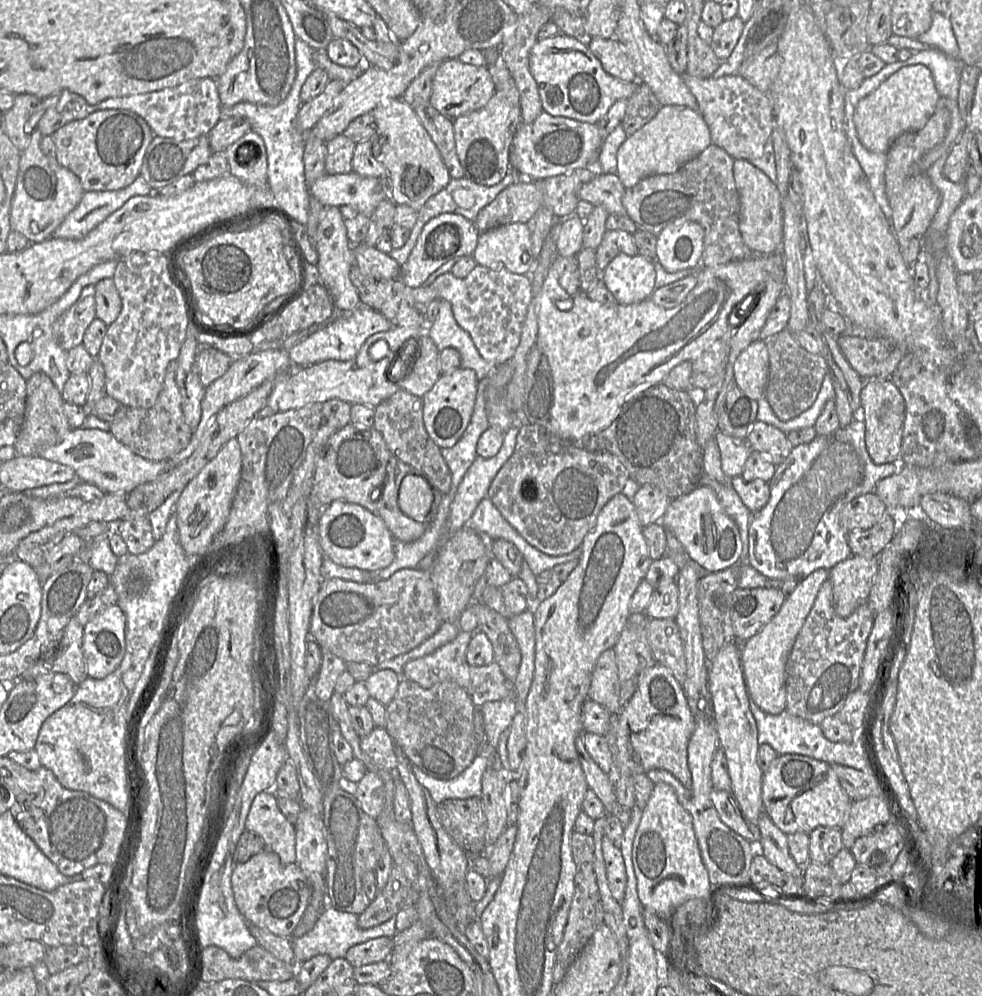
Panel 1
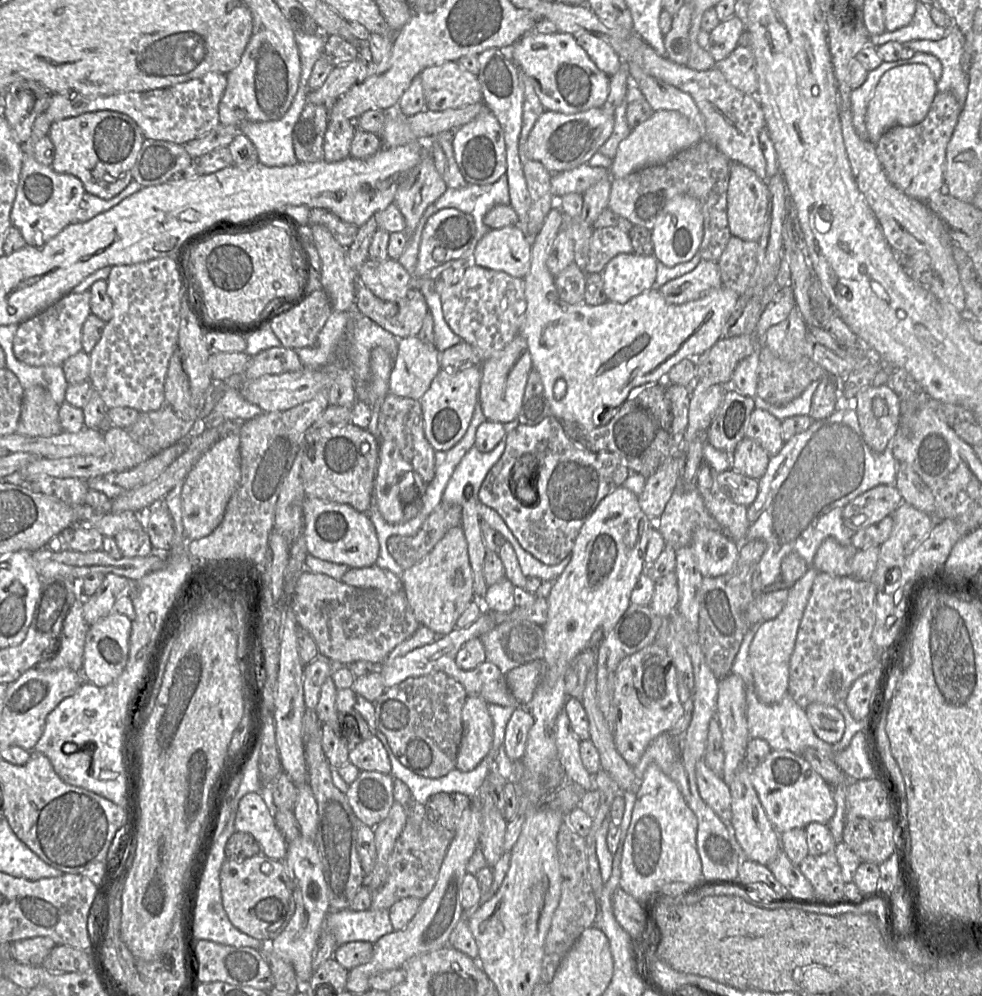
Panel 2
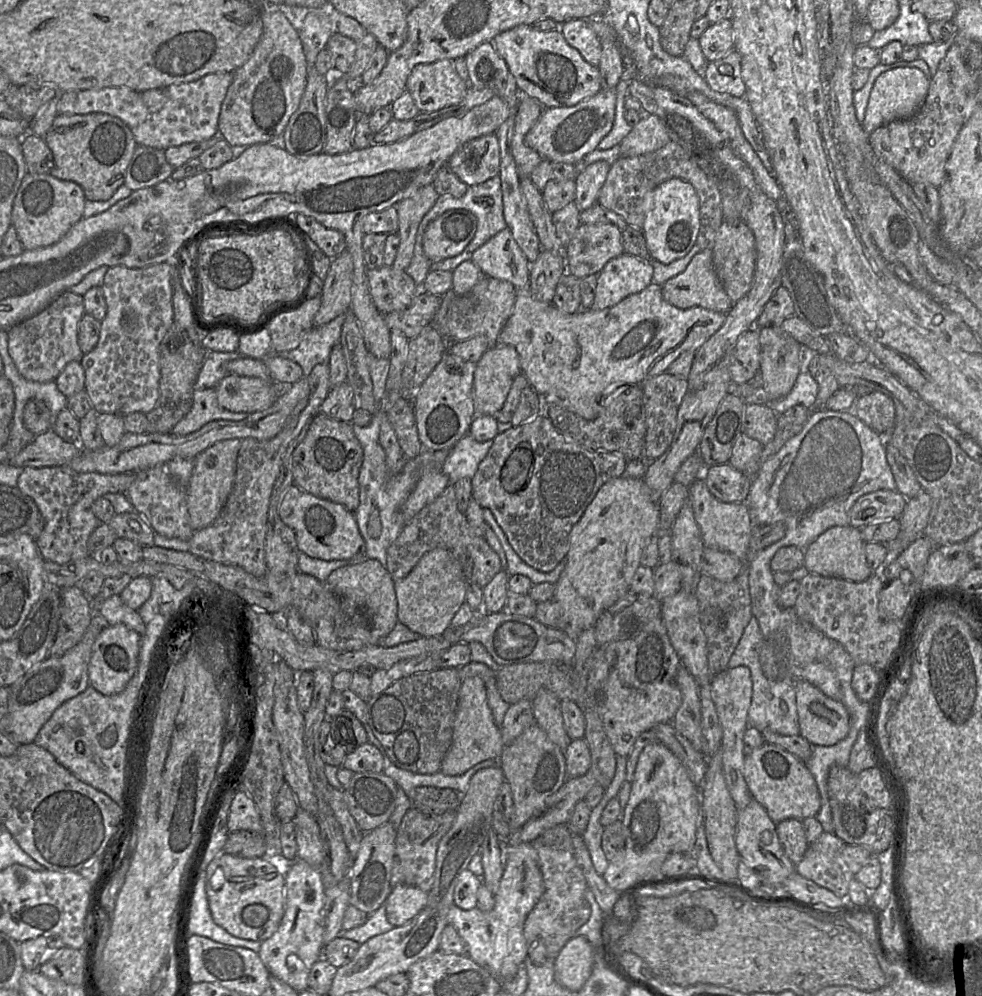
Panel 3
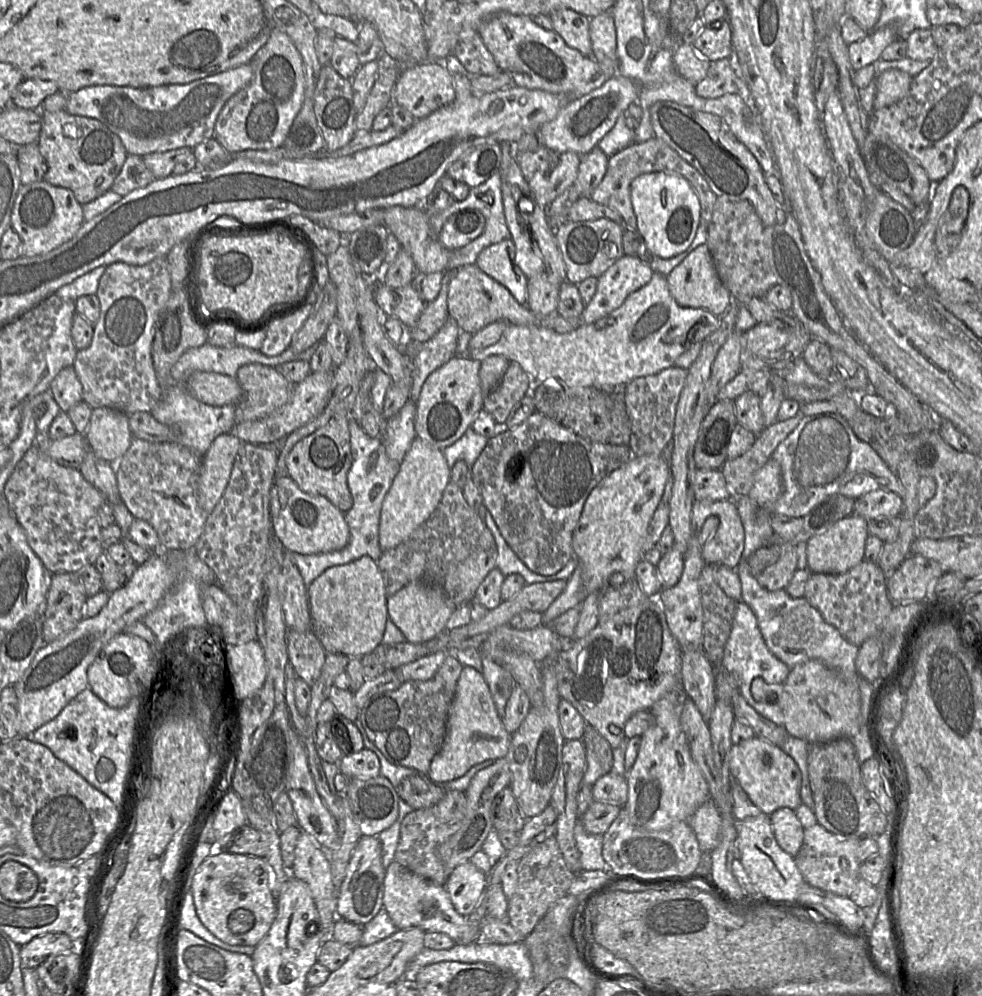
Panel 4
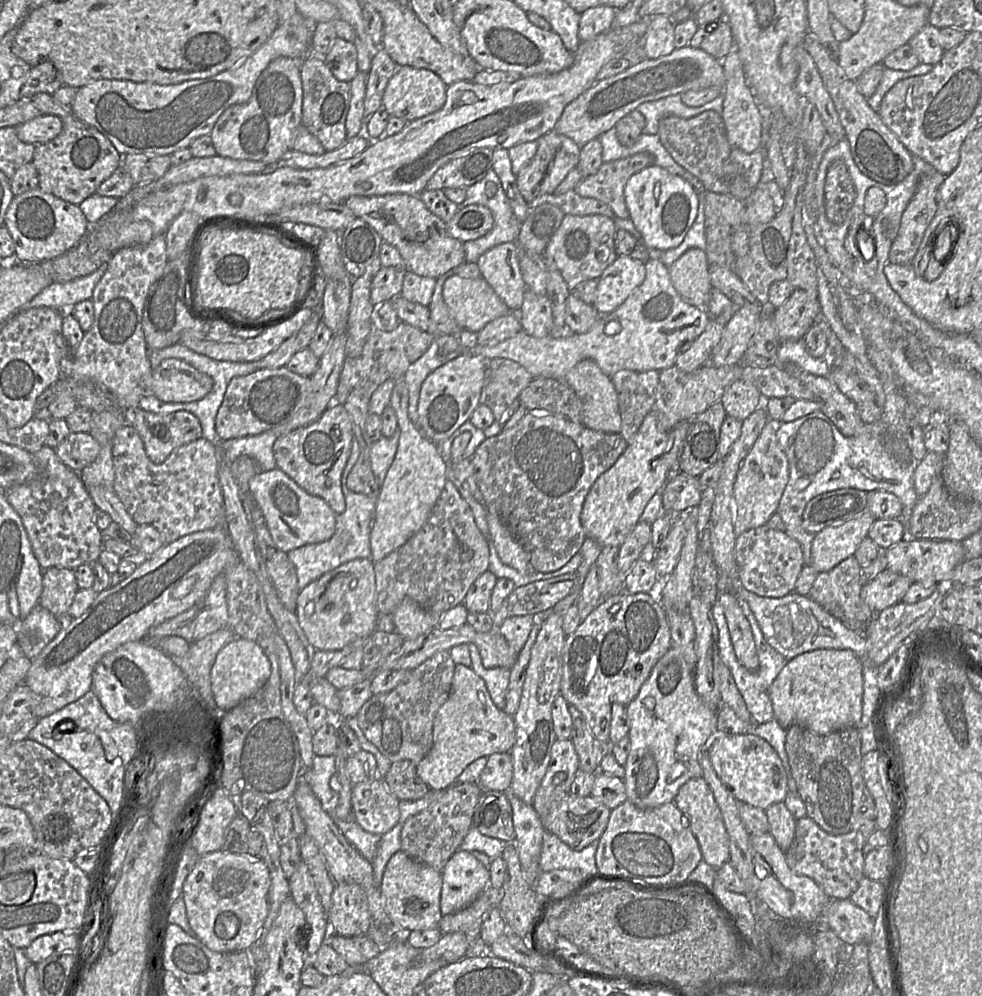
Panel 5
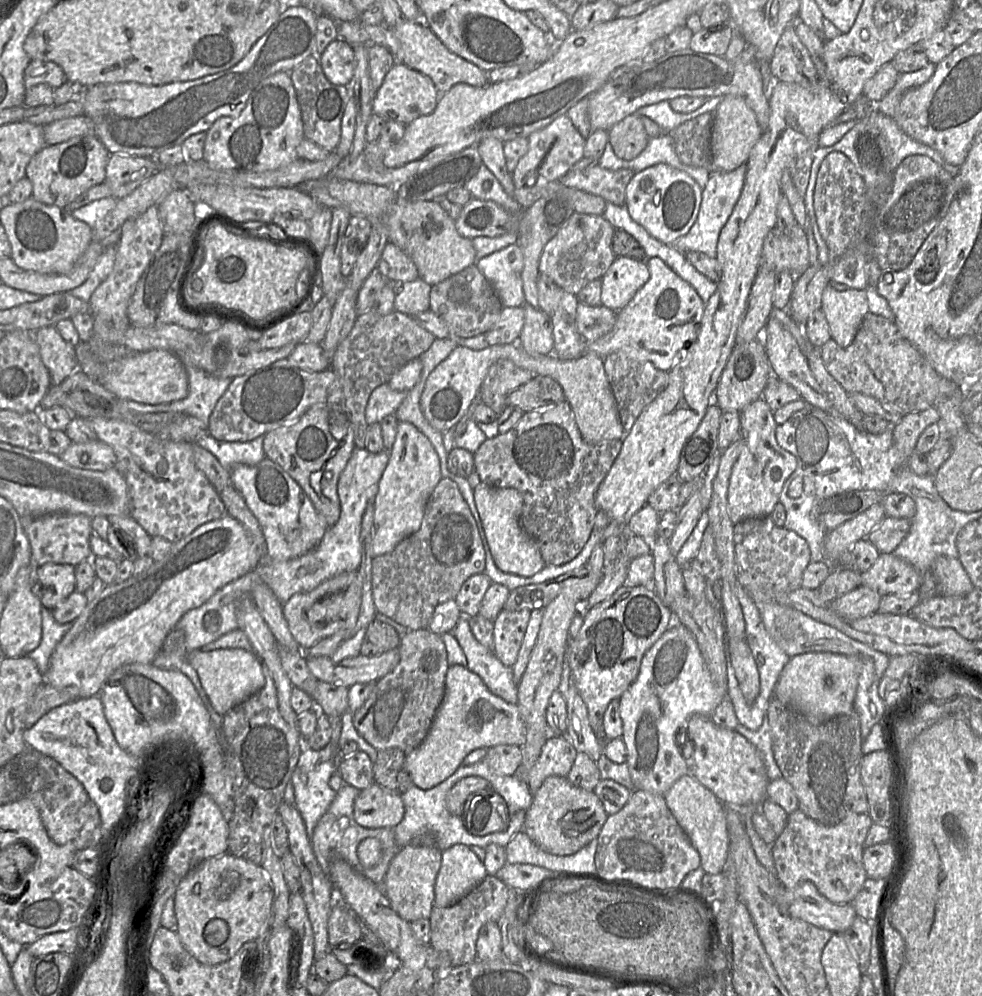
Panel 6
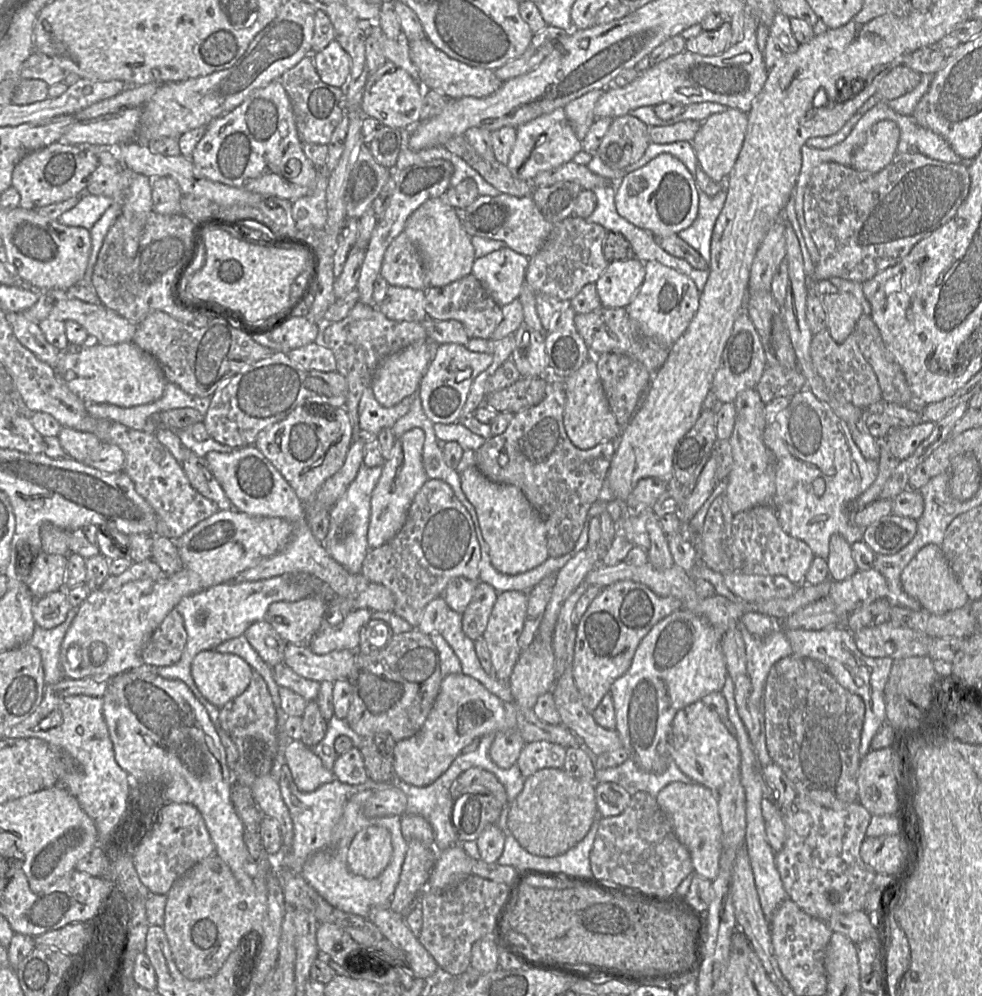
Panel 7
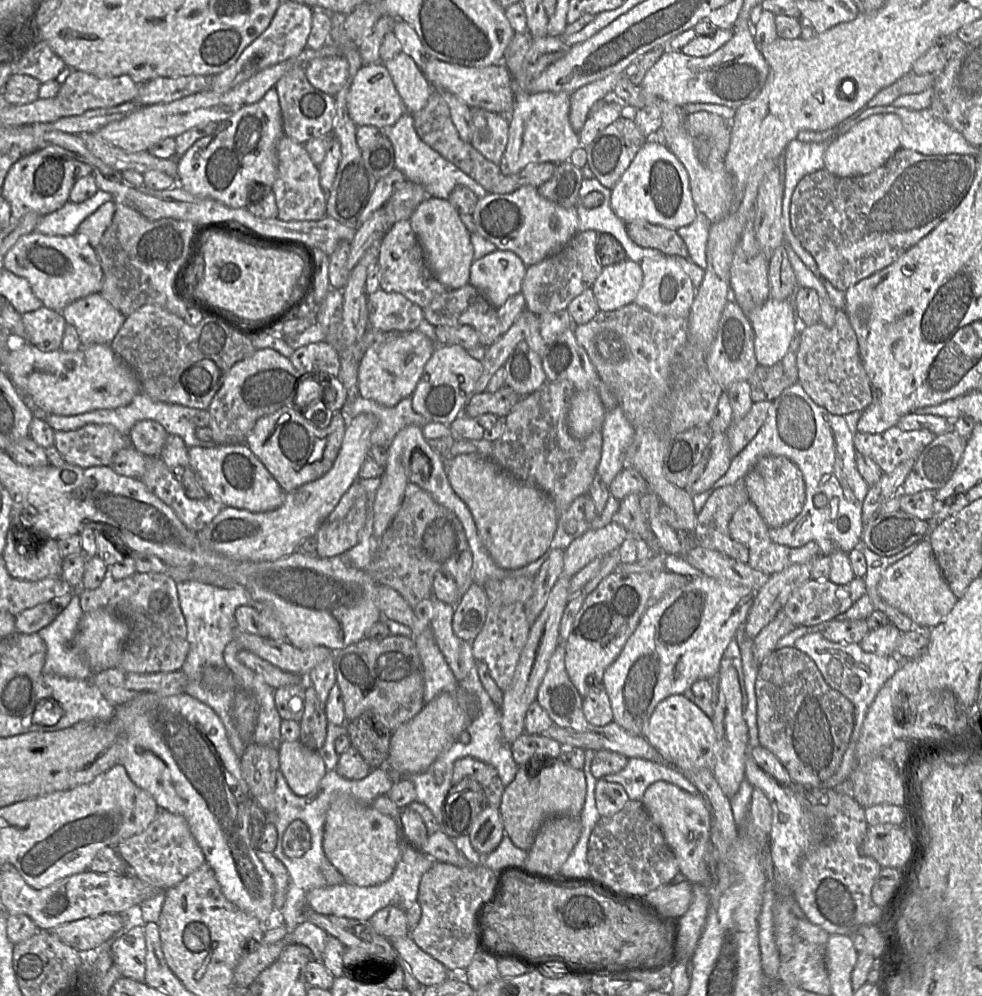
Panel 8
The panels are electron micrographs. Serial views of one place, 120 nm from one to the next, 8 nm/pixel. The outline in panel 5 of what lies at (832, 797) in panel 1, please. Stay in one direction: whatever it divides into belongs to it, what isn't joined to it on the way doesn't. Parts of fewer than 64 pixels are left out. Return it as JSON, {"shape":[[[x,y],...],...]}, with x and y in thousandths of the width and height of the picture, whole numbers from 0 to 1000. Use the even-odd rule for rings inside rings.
{"shape":[[[768,737],[746,739],[729,738],[717,747],[725,769],[734,785],[754,806],[760,806],[778,814],[791,805],[797,805],[802,792],[802,779],[788,751]]]}

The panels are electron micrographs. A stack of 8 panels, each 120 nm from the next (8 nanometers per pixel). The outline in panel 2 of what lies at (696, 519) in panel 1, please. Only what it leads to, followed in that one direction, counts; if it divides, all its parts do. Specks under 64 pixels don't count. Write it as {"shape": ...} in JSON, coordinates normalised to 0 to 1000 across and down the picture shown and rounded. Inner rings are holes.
{"shape":[[[719,529],[707,533],[703,548],[710,570],[716,579],[740,576],[748,567],[754,550],[754,546],[735,532]]]}

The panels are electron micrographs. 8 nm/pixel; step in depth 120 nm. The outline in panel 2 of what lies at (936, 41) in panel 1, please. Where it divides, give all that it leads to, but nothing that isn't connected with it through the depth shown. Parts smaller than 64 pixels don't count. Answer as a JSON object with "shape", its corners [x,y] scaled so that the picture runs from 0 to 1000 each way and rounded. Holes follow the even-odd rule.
{"shape":[[[934,2],[929,21],[911,31],[901,31],[898,34],[886,36],[885,45],[893,48],[903,42],[915,42],[919,45],[931,40],[955,41],[961,38],[965,30],[954,26],[946,13],[946,7]]]}

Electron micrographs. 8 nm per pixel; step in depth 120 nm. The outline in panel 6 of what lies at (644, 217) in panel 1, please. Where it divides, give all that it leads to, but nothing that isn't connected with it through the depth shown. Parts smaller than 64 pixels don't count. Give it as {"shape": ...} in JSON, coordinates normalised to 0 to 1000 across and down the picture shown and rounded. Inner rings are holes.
{"shape":[[[605,164],[594,171],[580,171],[568,182],[576,188],[609,196],[617,203],[634,207],[637,188],[646,175],[641,170],[620,171]]]}

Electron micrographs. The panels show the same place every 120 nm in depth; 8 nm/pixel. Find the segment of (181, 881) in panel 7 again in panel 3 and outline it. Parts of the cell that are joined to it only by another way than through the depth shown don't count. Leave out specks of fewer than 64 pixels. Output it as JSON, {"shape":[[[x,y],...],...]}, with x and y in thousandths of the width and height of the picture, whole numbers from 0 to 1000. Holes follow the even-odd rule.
{"shape":[[[226,855],[224,858],[219,860],[210,870],[210,888],[209,893],[211,897],[211,903],[213,908],[213,913],[216,919],[218,926],[229,933],[235,939],[257,945],[267,946],[274,941],[276,941],[279,936],[282,934],[289,916],[290,916],[290,881],[289,881],[289,872],[286,869],[280,870],[275,865],[271,864],[267,860],[260,861],[246,861],[239,858],[231,857]]]}

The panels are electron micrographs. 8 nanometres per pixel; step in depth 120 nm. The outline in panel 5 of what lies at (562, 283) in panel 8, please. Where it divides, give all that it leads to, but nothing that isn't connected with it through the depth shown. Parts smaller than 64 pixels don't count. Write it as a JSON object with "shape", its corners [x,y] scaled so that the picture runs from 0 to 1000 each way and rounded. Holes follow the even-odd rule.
{"shape":[[[604,215],[574,217],[568,231],[553,253],[554,260],[561,260],[570,272],[580,292],[600,280],[610,280],[614,272],[626,262],[626,236],[628,228],[623,219]]]}

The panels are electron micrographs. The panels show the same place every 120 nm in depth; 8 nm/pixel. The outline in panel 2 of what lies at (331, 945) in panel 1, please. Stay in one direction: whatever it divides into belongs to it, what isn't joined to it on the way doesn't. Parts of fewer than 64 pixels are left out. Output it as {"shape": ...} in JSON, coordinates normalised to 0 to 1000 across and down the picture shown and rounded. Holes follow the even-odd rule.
{"shape":[[[395,913],[336,914],[329,931],[329,935],[339,938],[343,949],[359,945],[381,947],[400,934]]]}

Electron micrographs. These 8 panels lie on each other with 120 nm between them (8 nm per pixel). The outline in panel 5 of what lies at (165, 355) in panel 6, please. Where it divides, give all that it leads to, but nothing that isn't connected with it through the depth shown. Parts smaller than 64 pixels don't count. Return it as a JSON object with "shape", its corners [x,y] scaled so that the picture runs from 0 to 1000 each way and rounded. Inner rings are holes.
{"shape":[[[171,359],[166,361],[155,372],[153,397],[169,405],[189,405],[208,400],[217,389],[217,381],[189,364],[186,361]]]}

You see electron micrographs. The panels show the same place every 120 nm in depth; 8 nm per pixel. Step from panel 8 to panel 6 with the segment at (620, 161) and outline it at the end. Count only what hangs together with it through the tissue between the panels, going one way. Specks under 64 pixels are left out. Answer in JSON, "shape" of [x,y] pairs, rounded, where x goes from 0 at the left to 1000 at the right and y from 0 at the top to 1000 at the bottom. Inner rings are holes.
{"shape":[[[643,114],[619,131],[619,143],[626,156],[634,161],[644,161],[659,147],[661,138],[649,114]]]}

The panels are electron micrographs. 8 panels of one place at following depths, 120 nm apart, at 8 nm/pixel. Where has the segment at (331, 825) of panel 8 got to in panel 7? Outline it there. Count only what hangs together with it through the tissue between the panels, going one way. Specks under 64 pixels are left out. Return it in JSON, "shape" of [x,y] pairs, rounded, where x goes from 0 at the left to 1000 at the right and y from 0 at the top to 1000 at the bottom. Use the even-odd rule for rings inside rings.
{"shape":[[[376,829],[366,834],[354,852],[353,867],[363,879],[373,883],[385,881],[399,860],[396,834],[387,829]]]}

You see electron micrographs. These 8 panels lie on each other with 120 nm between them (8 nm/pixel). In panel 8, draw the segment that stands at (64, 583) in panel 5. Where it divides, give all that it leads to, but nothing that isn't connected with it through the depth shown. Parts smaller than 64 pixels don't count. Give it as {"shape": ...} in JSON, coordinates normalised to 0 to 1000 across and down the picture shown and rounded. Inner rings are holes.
{"shape":[[[21,527],[9,531],[7,544],[2,555],[8,575],[15,581],[23,583],[40,583],[48,579],[62,578],[64,560],[60,555],[58,542],[46,542],[40,551],[35,548],[24,548],[32,545],[27,540],[27,533],[14,542],[15,533],[20,534]],[[13,532],[13,533],[12,533]],[[16,548],[19,549],[20,556]]]}

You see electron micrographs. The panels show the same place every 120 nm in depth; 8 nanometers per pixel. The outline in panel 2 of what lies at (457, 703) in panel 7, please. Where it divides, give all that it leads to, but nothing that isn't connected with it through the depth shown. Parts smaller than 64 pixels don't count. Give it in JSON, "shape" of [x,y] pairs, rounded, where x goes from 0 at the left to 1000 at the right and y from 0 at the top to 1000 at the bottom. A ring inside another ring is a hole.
{"shape":[[[476,699],[470,711],[471,737],[463,772],[482,773],[499,755],[502,725],[496,707],[487,699]]]}

